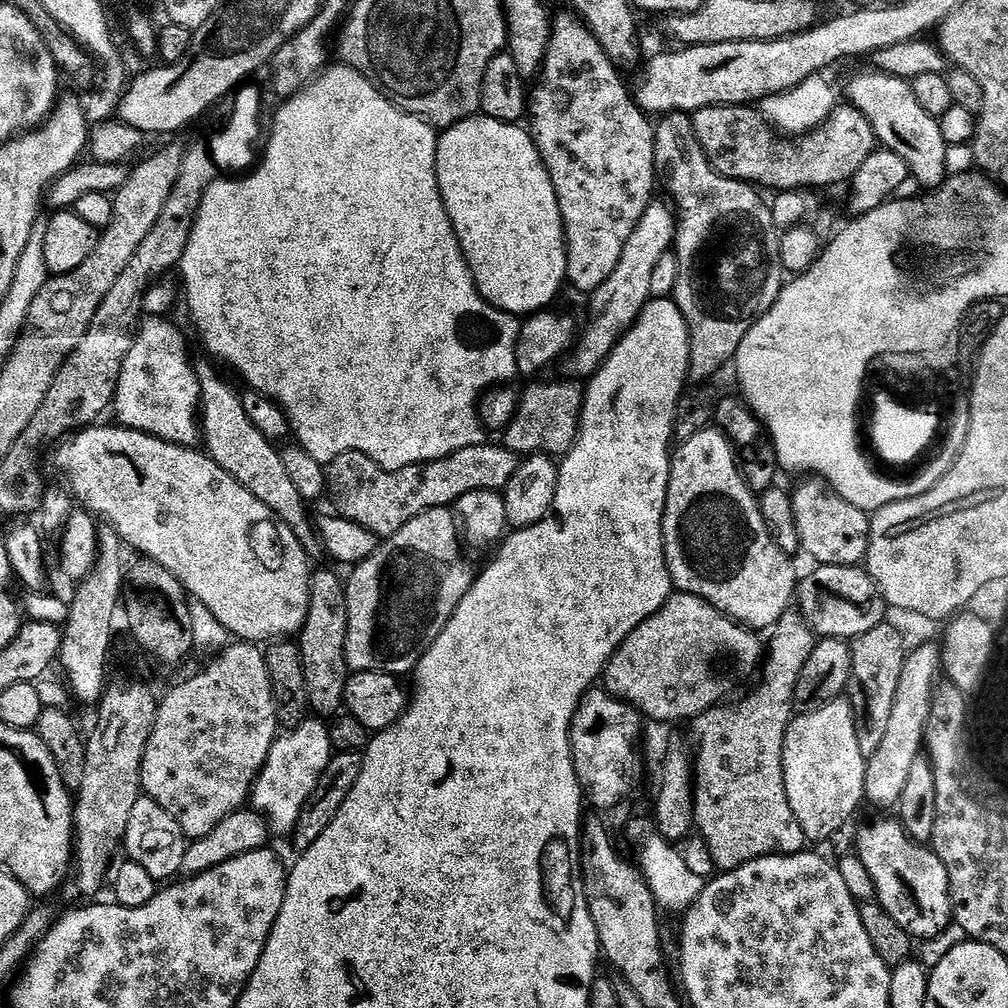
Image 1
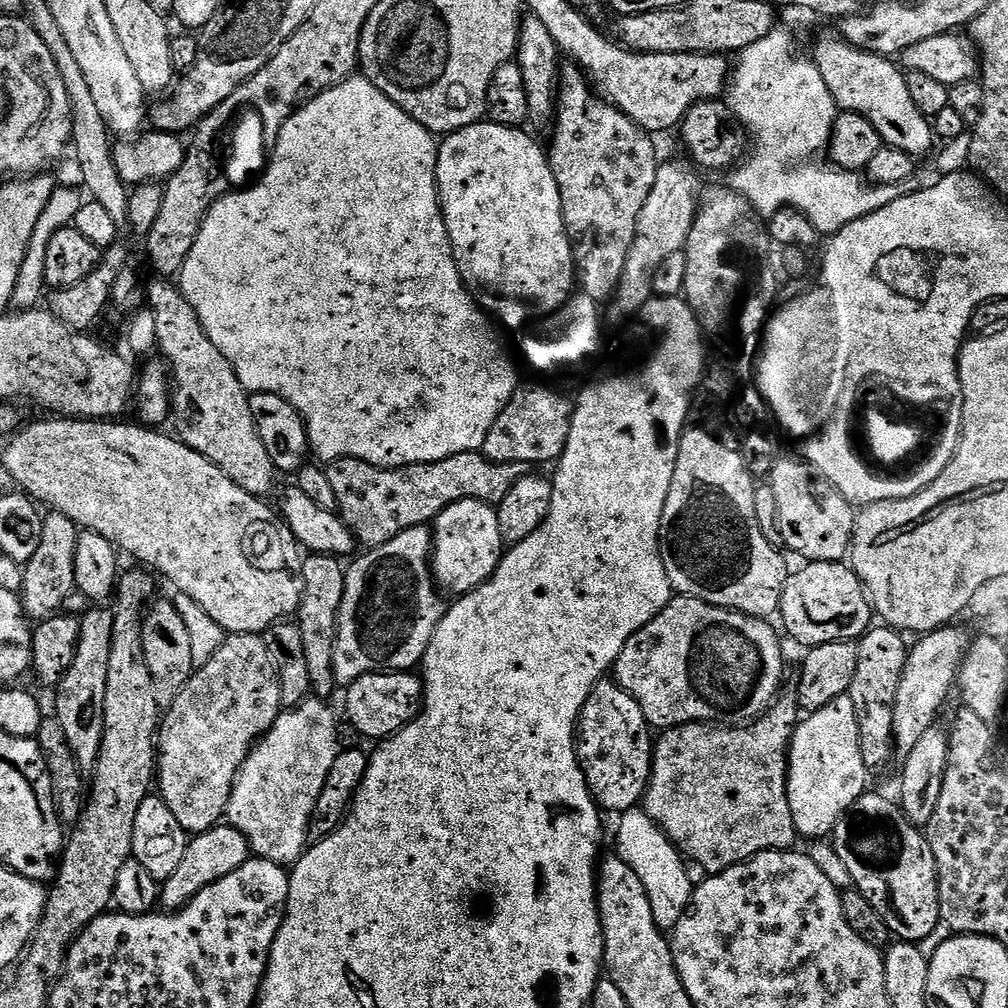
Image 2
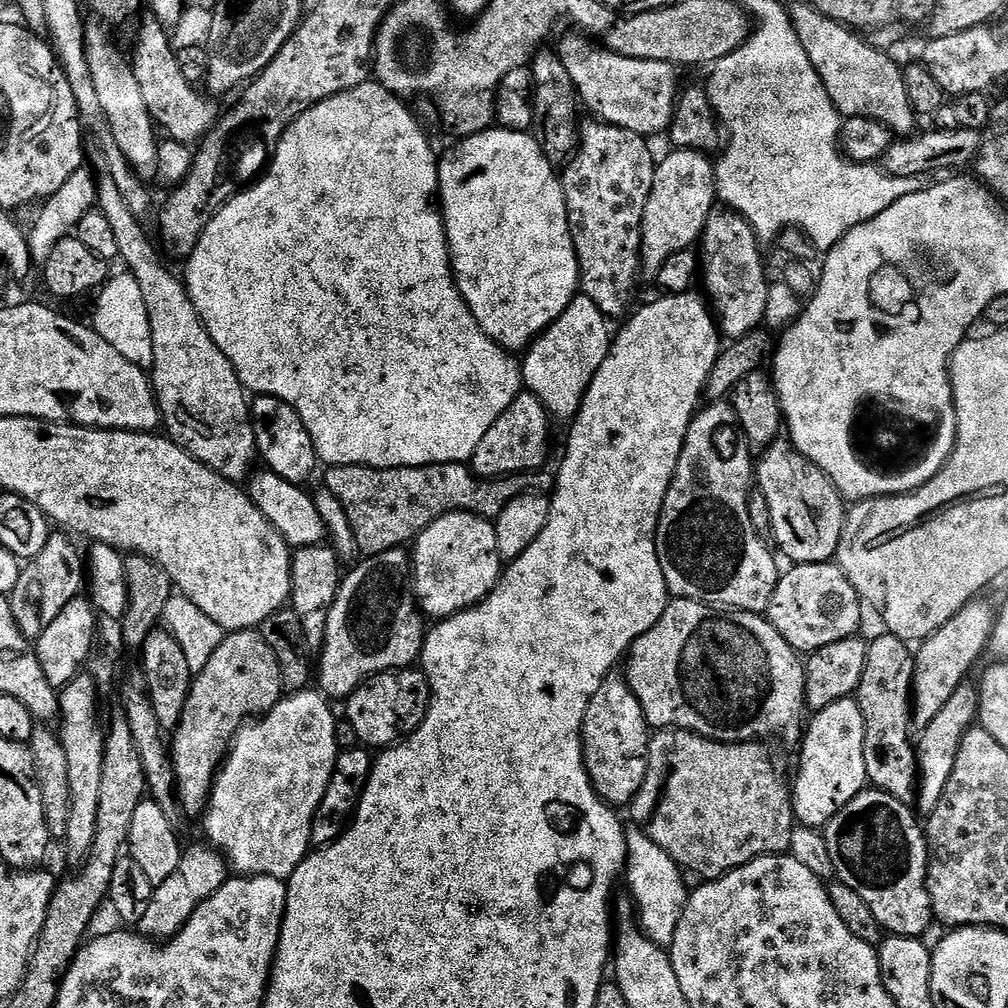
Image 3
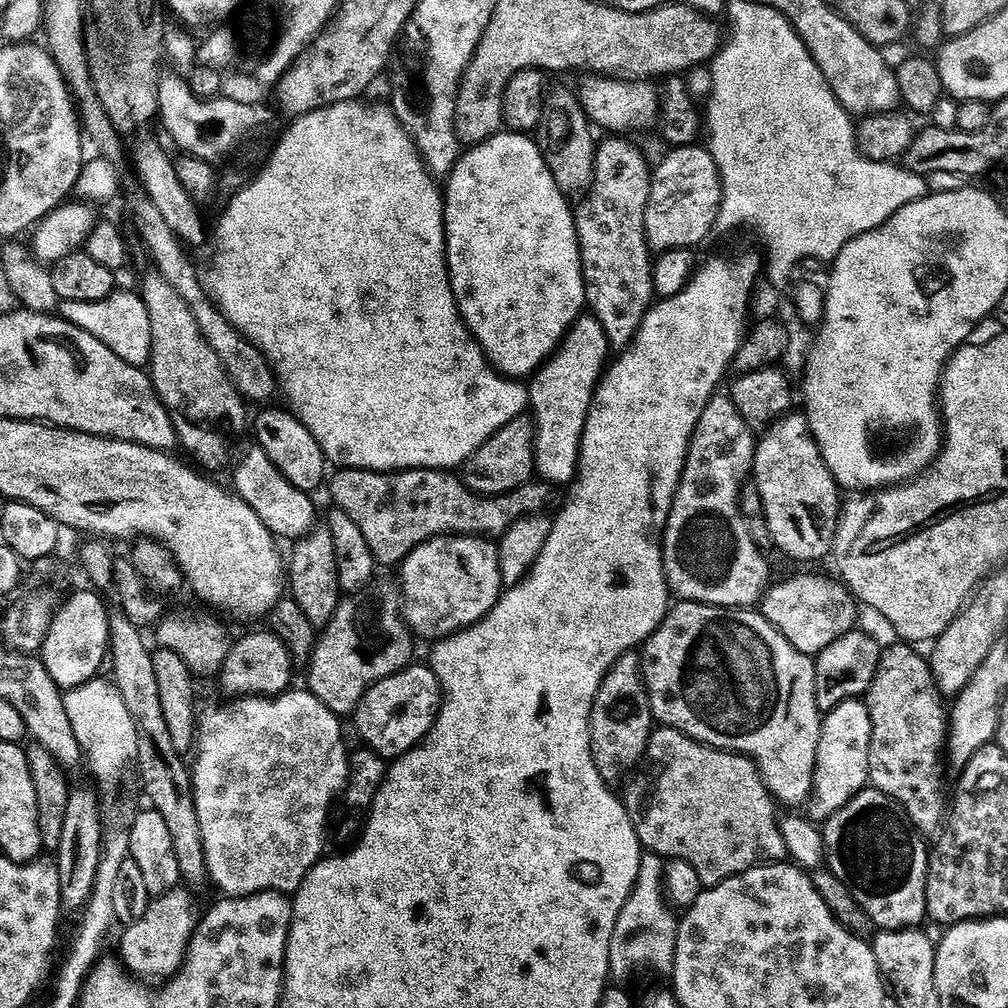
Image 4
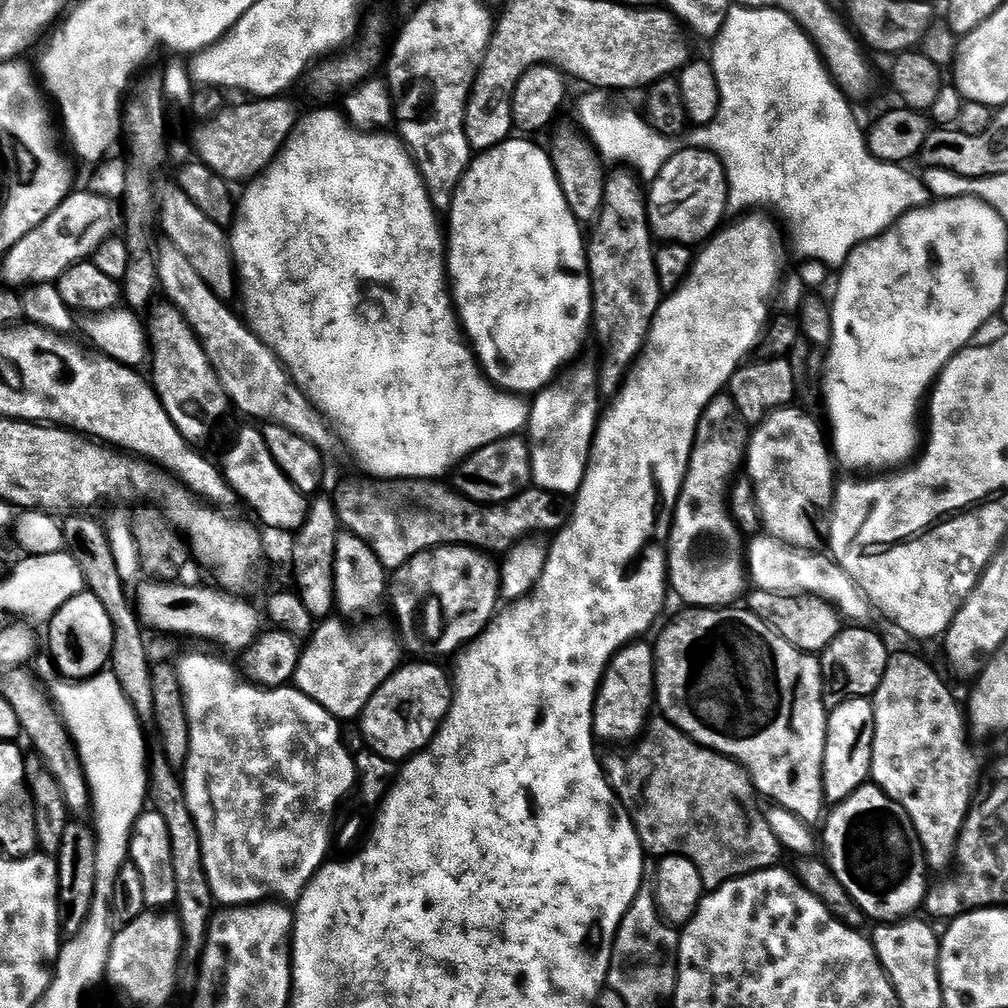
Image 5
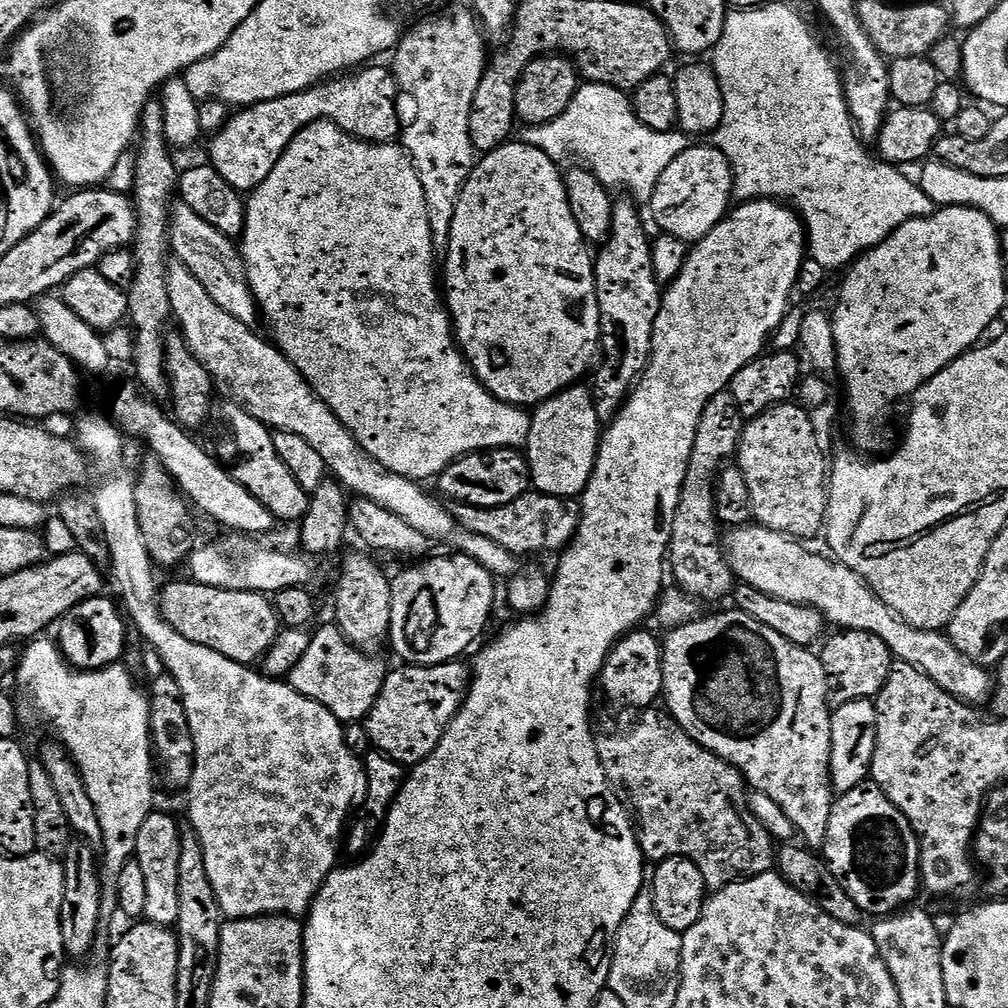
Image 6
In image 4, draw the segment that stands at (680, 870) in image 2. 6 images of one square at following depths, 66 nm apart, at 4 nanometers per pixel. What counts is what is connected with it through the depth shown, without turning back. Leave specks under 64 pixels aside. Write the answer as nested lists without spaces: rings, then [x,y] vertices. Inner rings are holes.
[[[646,852],[641,855],[639,876],[635,888],[615,926],[614,938],[610,946],[609,975],[616,982],[626,979],[634,970],[636,964],[644,964],[656,971],[671,975],[677,950],[677,930],[679,919],[675,917],[665,895],[663,857]]]

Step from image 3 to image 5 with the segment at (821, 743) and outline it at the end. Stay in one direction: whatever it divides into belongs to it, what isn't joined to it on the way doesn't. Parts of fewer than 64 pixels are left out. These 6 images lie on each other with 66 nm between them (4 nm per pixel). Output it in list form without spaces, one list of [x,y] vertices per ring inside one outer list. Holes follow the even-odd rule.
[[[871,699],[847,700],[828,713],[826,754],[824,755],[824,799],[835,806],[848,800],[872,775],[874,750],[874,710]]]

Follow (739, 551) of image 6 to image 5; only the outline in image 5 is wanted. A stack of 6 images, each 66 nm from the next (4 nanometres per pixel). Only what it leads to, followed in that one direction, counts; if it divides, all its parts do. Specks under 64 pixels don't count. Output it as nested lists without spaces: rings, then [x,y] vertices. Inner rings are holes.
[[[765,535],[763,537],[763,539],[764,539],[764,544],[756,544],[753,546],[753,548],[751,545],[750,557],[748,560],[751,579],[754,581],[754,584],[757,584],[755,587],[757,589],[759,589],[759,591],[774,592],[774,593],[781,594],[781,595],[809,594],[809,595],[813,595],[813,596],[821,596],[821,597],[823,597],[824,600],[827,600],[829,604],[835,605],[835,607],[837,608],[837,611],[840,613],[841,617],[848,619],[848,616],[849,616],[849,618],[852,619],[849,621],[852,621],[852,622],[867,621],[864,619],[867,618],[868,612],[870,613],[870,605],[869,605],[868,599],[860,593],[859,586],[857,584],[855,584],[854,581],[850,578],[850,574],[846,574],[846,570],[842,570],[842,566],[835,559],[833,559],[833,557],[831,555],[828,555],[829,557],[820,556],[820,555],[824,555],[824,554],[817,554],[816,552],[806,552],[806,551],[804,551],[803,548],[792,548],[790,545],[783,544],[782,541],[776,540],[775,538],[773,538],[773,536],[769,536],[769,535]]]

